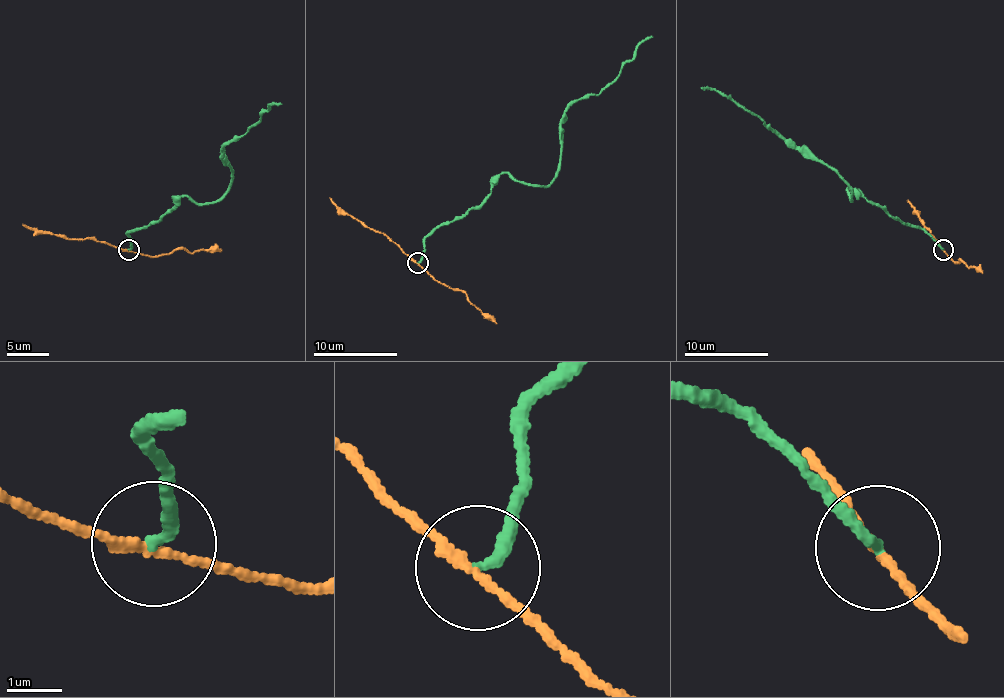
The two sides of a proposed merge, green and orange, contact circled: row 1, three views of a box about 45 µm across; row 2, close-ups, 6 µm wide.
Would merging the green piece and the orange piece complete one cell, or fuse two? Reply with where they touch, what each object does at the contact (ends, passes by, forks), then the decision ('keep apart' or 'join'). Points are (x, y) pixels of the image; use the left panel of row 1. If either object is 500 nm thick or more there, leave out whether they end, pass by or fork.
at (129, 250); green ends there; orange passes by; keep apart

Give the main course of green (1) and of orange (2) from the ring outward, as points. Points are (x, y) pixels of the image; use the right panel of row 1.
1: (943, 250), (922, 229), (849, 189), (850, 201), (852, 190), (834, 170), (701, 88)
2: (943, 250), (906, 201)

